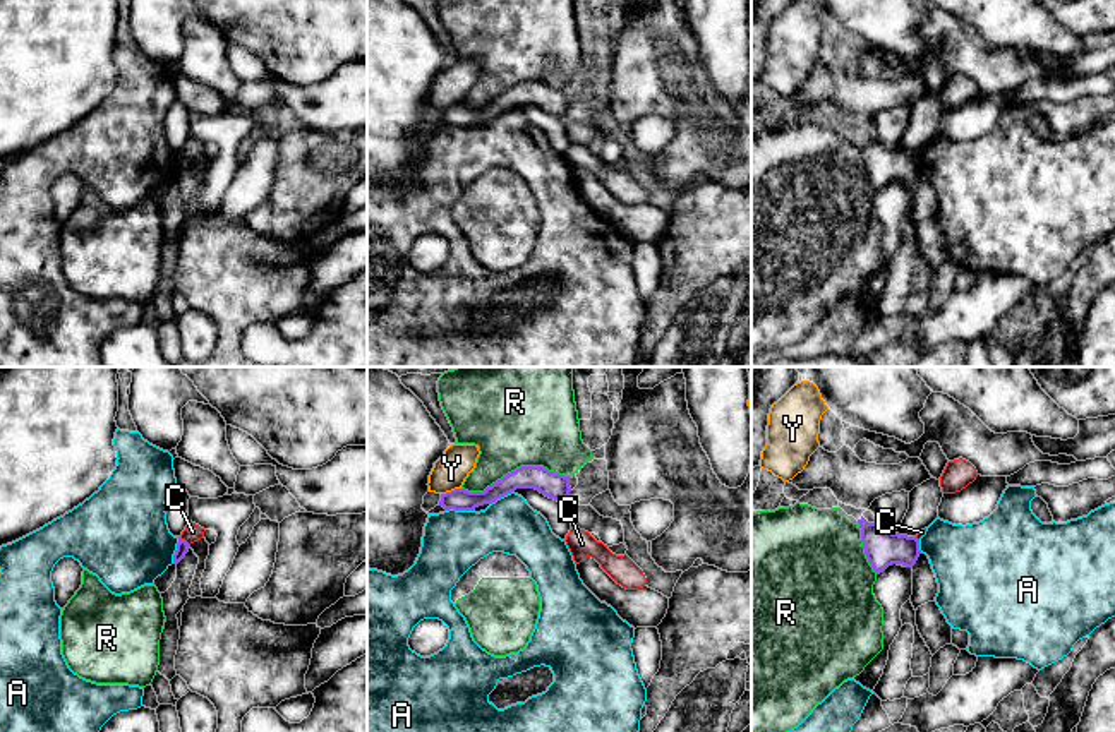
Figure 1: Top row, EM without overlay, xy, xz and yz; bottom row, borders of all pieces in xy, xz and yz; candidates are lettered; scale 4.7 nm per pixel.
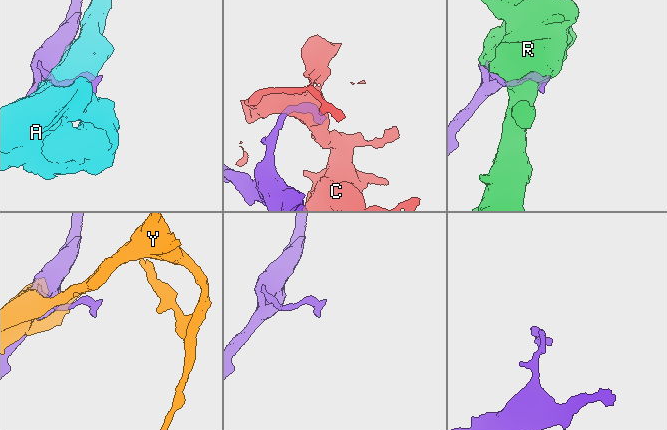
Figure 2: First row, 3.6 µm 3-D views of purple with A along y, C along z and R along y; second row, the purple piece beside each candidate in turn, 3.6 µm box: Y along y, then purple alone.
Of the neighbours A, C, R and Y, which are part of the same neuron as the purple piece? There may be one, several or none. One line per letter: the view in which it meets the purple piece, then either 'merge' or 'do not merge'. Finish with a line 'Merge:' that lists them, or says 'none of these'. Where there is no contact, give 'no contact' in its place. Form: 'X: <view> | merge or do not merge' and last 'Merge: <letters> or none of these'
A: xy | do not merge
C: xy | do not merge
R: xz | do not merge
Y: xz | do not merge
Merge: none of these

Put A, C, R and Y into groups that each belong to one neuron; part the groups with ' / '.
A / C / R / Y

